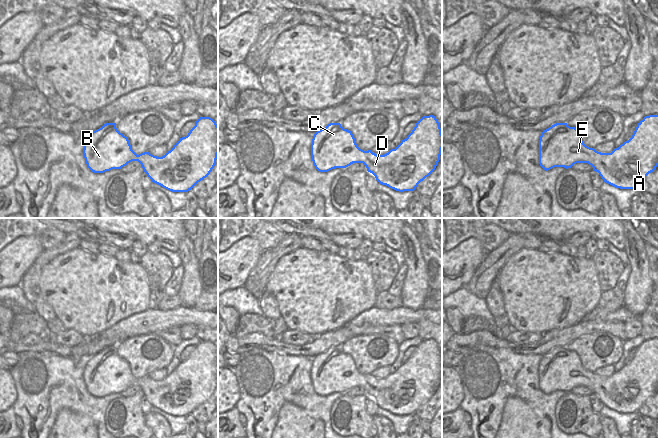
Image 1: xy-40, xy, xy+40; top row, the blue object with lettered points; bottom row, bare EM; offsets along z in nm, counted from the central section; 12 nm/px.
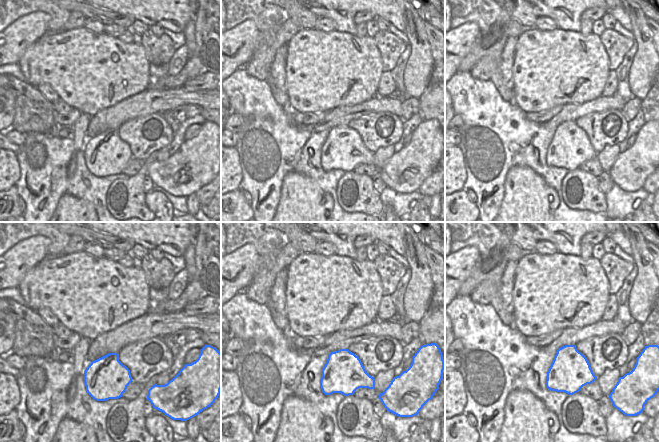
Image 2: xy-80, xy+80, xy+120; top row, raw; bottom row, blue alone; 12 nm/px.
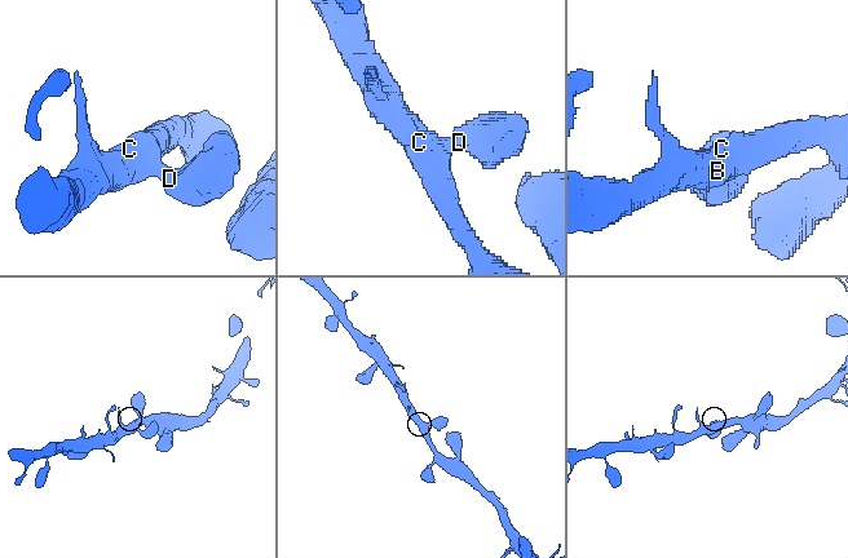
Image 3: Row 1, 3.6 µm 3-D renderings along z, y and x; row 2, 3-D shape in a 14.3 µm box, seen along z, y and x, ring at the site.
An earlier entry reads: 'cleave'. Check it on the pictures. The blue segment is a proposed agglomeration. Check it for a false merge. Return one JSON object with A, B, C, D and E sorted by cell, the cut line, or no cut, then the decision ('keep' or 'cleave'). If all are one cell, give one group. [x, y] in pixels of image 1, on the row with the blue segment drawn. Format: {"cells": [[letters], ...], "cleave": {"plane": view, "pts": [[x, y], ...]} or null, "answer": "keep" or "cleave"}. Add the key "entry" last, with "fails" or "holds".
{"cells": [["A", "B", "C", "D", "E"]], "cleave": null, "answer": "keep", "entry": "fails"}

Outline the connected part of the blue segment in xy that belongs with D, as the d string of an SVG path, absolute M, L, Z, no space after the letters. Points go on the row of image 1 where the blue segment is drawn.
M423 116L406 139L384 155L360 149L351 131L330 123L315 132L311 156L319 172L363 163L379 184L399 192L414 191L436 168L442 150L442 133L435 116Z

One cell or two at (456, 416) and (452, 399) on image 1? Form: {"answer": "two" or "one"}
{"answer": "two"}

